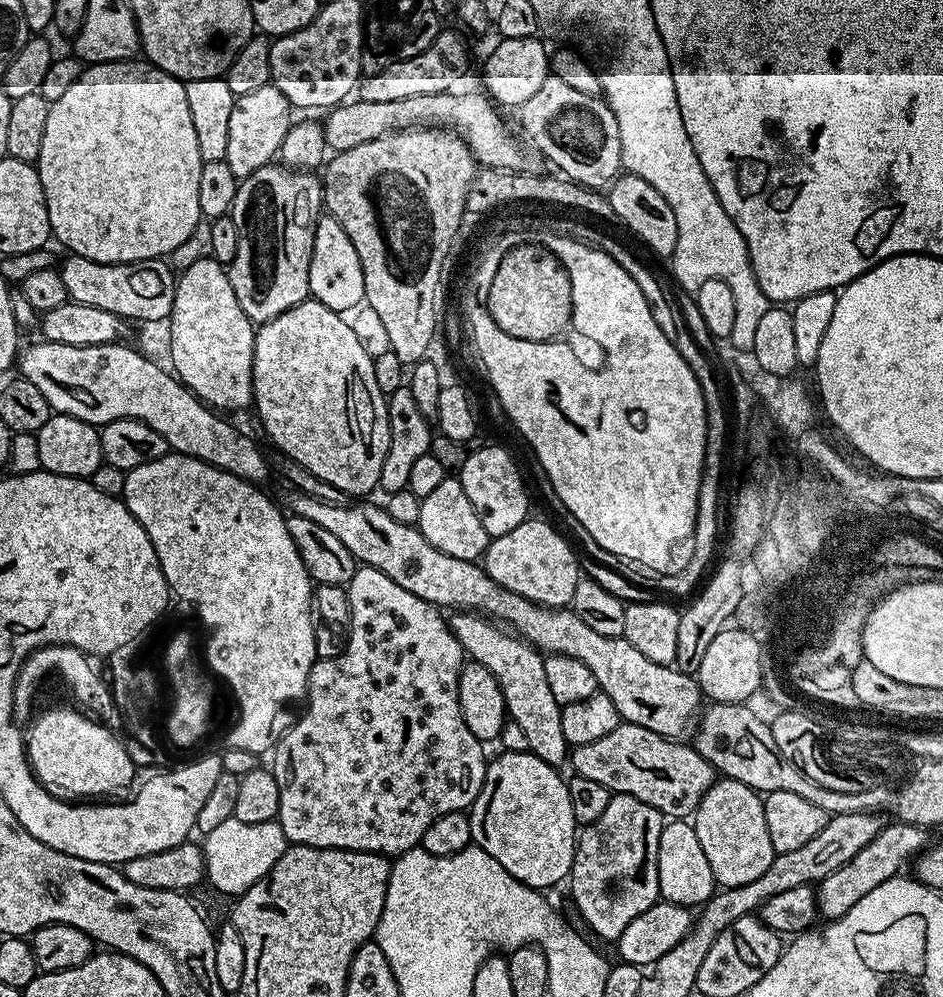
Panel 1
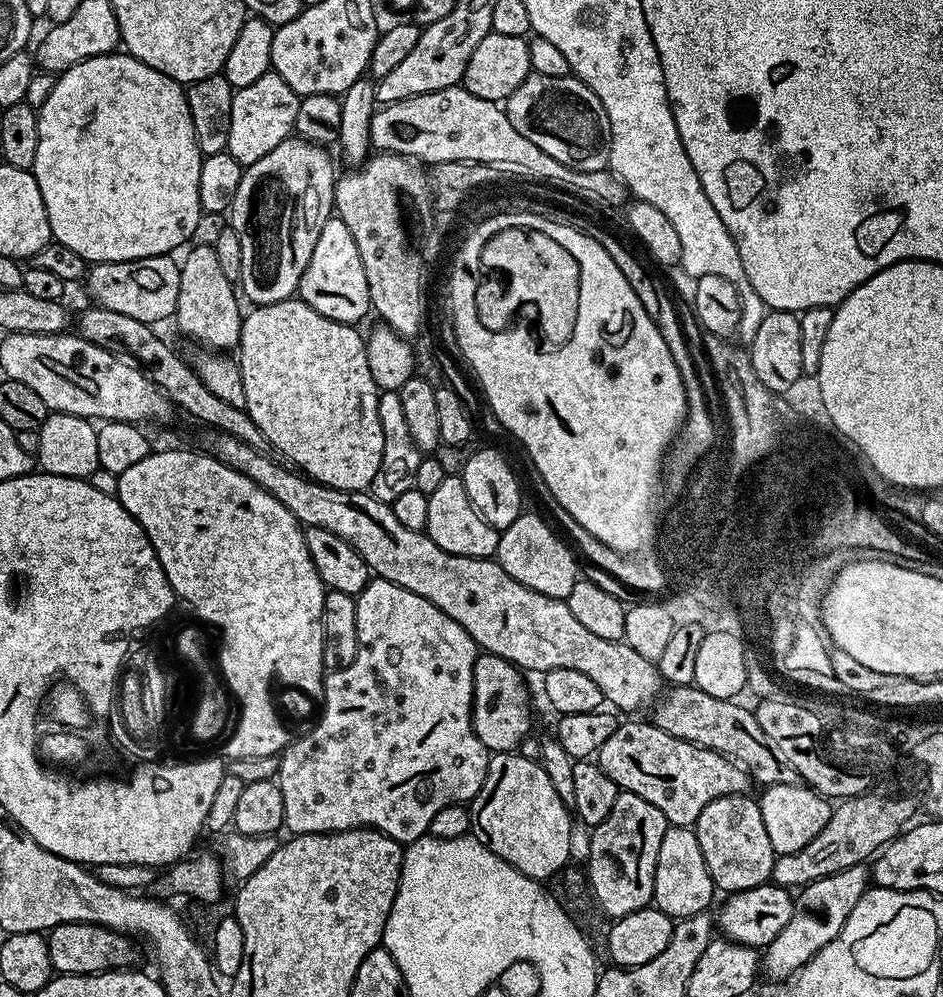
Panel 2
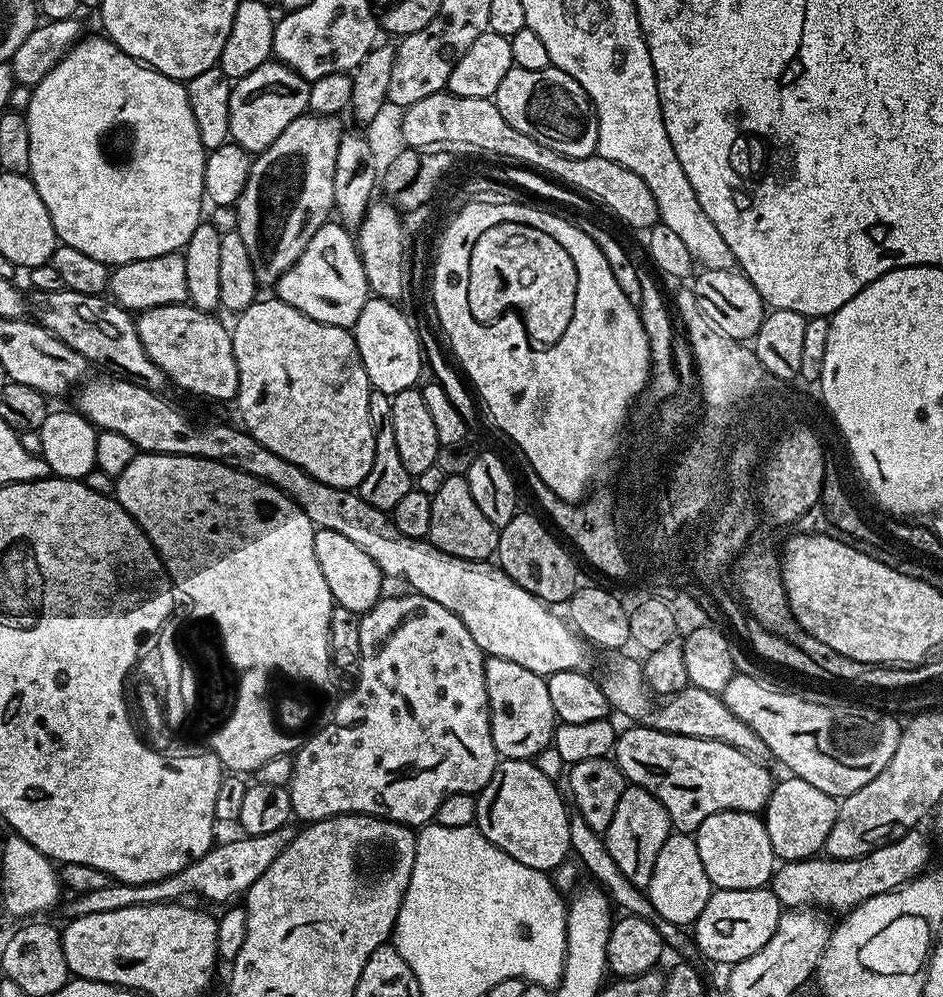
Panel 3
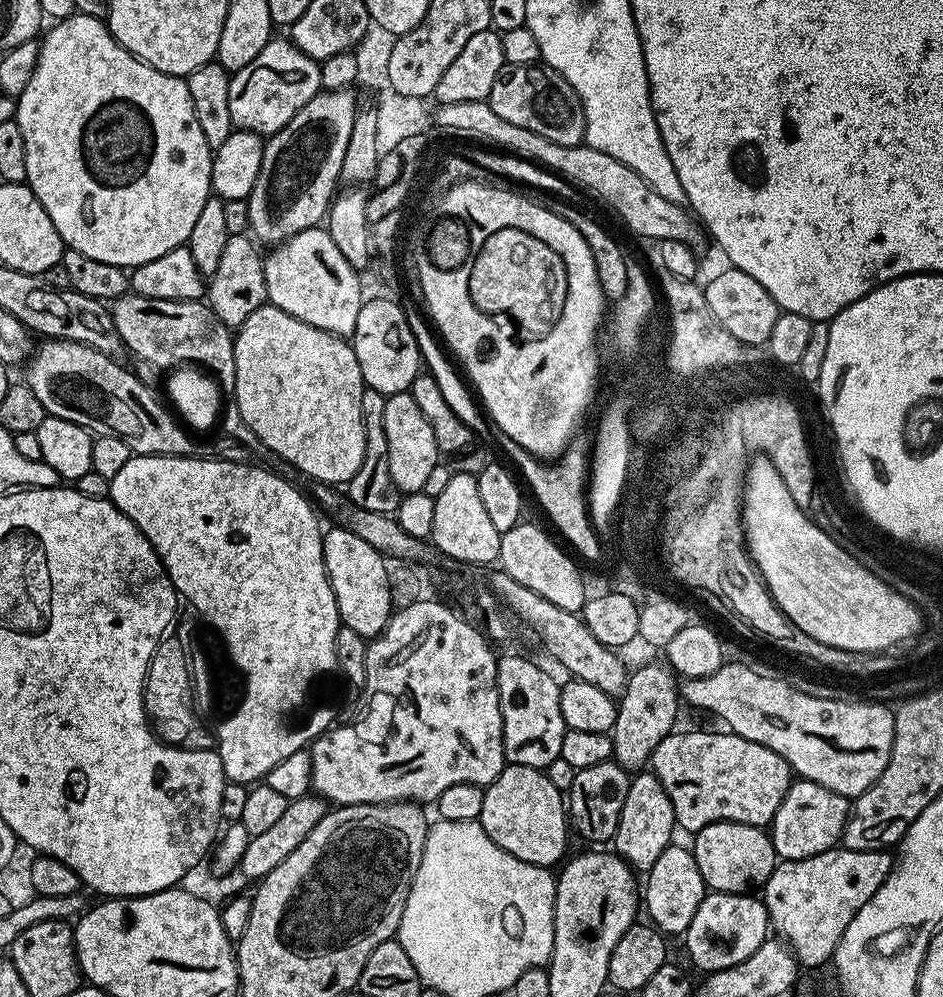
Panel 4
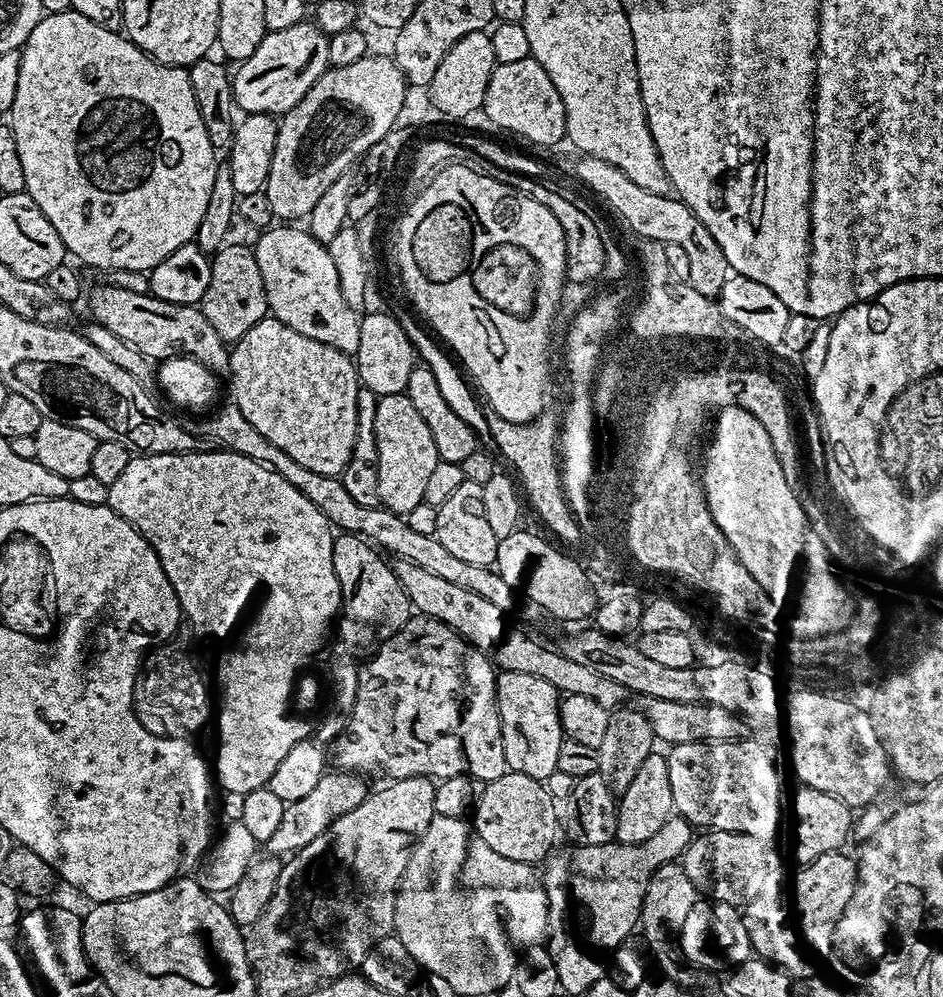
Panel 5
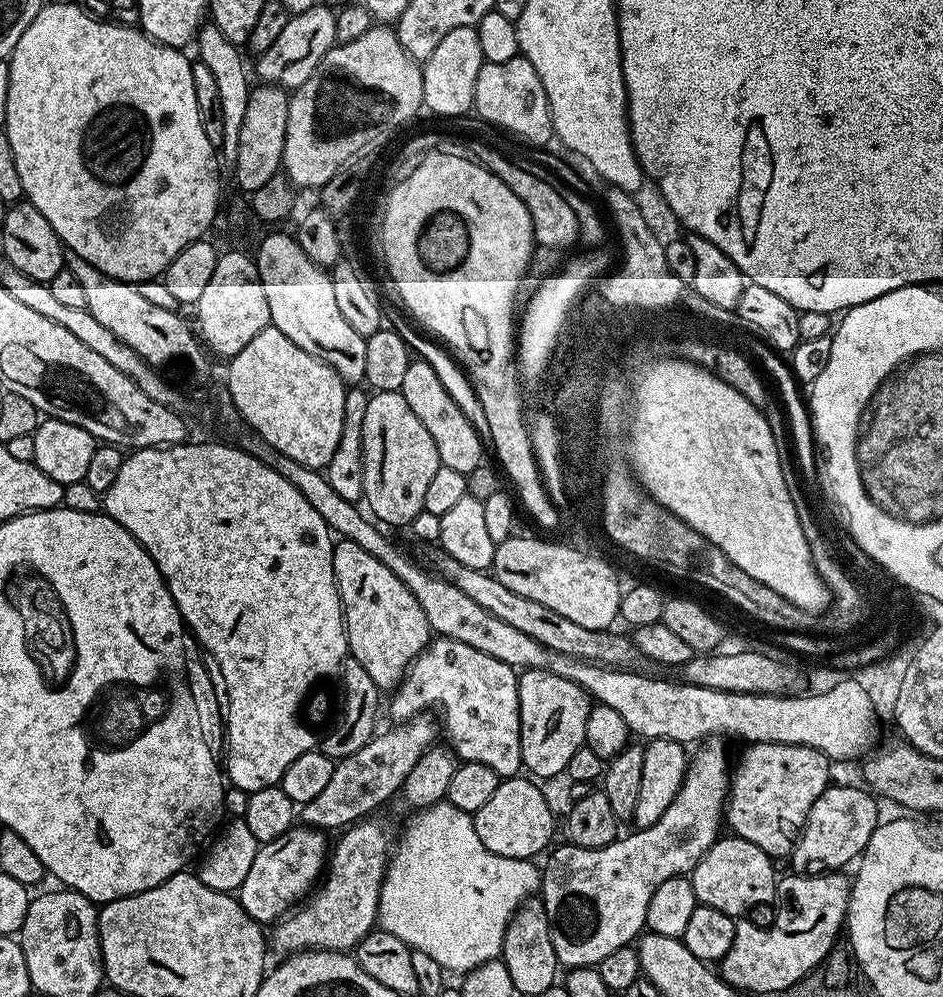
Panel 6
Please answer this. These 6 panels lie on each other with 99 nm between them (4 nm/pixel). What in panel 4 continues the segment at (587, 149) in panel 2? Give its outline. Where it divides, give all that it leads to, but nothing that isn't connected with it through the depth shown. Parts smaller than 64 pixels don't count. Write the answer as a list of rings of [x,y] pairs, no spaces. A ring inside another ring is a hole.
[[[543,63],[526,66],[505,64],[502,70],[498,70],[498,78],[494,78],[494,86],[486,102],[498,118],[506,118],[506,122],[514,122],[514,126],[534,130],[534,134],[542,134],[542,138],[550,138],[550,142],[558,142],[558,146],[573,148],[584,143],[586,118],[574,86]]]

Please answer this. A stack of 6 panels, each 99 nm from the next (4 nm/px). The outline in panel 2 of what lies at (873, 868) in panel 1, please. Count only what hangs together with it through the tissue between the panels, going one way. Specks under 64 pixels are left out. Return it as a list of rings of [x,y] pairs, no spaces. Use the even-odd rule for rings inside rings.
[[[867,863],[855,864],[846,870],[838,870],[829,876],[823,876],[817,880],[812,880],[805,884],[803,888],[795,893],[790,922],[786,922],[786,927],[774,942],[770,942],[762,952],[762,972],[772,980],[791,981],[796,975],[796,971],[822,946],[834,942],[846,926],[846,918],[850,918],[850,910],[858,906],[860,897],[868,891],[870,887],[870,868]]]

